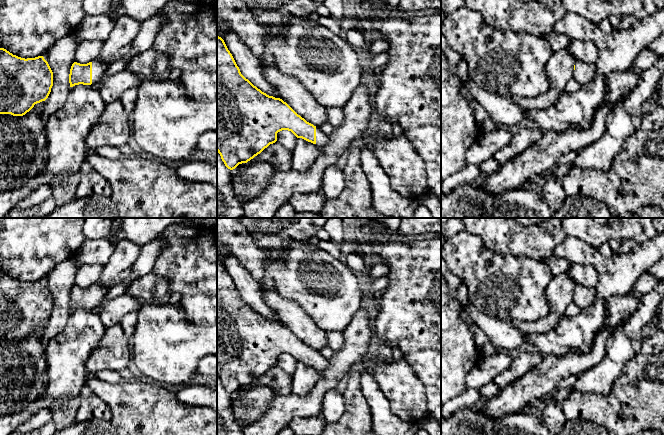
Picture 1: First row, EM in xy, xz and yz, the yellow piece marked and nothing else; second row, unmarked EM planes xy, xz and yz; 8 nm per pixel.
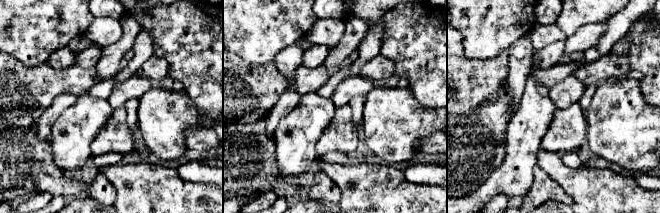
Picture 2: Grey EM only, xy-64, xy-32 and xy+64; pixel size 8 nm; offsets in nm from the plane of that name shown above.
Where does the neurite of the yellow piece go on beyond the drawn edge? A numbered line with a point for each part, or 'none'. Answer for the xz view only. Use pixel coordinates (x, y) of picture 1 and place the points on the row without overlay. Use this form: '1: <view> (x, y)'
1: xz (322, 363)

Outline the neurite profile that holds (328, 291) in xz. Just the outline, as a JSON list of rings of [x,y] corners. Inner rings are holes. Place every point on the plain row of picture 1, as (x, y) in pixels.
[[[217,218],[217,260],[224,263],[228,256],[233,256],[256,281],[272,279],[276,293],[295,301],[318,328],[343,333],[360,309],[363,298],[358,275],[343,259],[331,256],[317,245],[295,243],[278,254],[281,259],[269,259],[268,251],[256,244],[239,218]]]

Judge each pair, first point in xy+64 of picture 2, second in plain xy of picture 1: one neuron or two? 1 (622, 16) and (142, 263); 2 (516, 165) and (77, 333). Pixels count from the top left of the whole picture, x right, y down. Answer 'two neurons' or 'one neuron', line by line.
1: one neuron
2: one neuron

